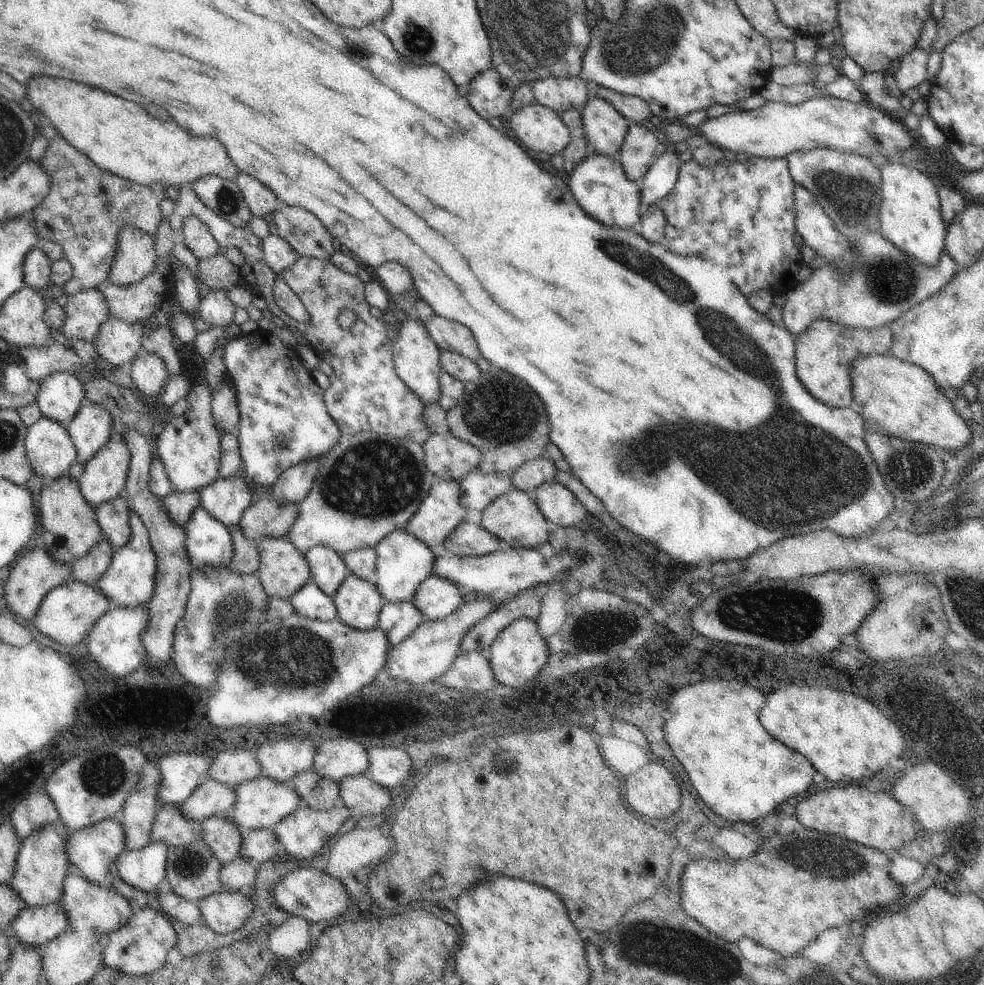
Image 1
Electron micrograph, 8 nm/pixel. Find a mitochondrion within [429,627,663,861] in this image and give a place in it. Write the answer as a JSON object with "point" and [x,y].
{"point":[507,762]}

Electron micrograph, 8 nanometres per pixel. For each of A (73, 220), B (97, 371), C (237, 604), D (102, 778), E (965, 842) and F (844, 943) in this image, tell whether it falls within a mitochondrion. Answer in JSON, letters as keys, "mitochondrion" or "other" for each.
{"A":"mitochondrion","B":"other","C":"mitochondrion","D":"mitochondrion","E":"other","F":"other"}

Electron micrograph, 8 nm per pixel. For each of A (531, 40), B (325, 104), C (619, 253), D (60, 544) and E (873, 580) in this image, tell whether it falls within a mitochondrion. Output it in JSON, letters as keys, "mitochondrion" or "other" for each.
{"A":"mitochondrion","B":"other","C":"mitochondrion","D":"mitochondrion","E":"other"}

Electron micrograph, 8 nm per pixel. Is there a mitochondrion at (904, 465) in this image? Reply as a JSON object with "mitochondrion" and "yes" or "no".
{"mitochondrion":"yes"}

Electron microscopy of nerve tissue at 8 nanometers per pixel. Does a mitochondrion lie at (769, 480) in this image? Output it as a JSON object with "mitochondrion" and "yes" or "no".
{"mitochondrion":"yes"}

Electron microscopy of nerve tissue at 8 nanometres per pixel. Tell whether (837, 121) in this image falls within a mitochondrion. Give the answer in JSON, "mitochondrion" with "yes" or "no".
{"mitochondrion":"no"}

